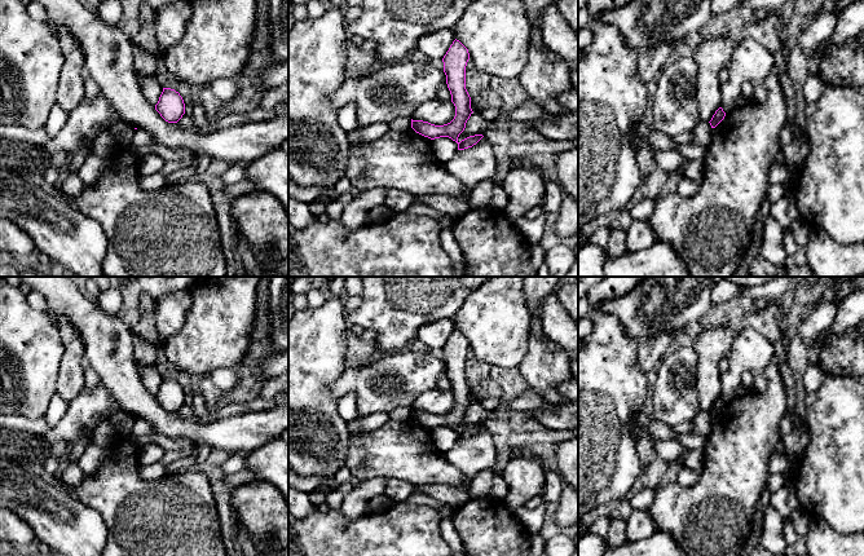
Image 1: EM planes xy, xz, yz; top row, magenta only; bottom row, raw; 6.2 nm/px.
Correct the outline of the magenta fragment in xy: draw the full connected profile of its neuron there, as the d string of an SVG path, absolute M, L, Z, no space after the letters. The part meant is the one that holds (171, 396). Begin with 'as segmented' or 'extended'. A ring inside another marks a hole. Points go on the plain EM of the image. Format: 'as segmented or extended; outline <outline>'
as segmented; outline M163 378L155 400L168 412L177 412L185 403L185 393L178 381Z

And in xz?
as segmented; outline M457 328L442 348L446 374L451 384L451 392L455 396L454 409L444 415L411 409L411 418L416 423L431 429L449 427L458 433L458 440L472 437L484 427L482 424L475 424L460 432L458 431L459 424L464 420L466 412L473 402L471 398L471 387L466 379L466 356L468 349L468 339Z

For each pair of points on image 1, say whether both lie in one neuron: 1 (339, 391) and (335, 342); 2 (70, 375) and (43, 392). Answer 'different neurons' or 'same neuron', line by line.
1: different neurons
2: different neurons

